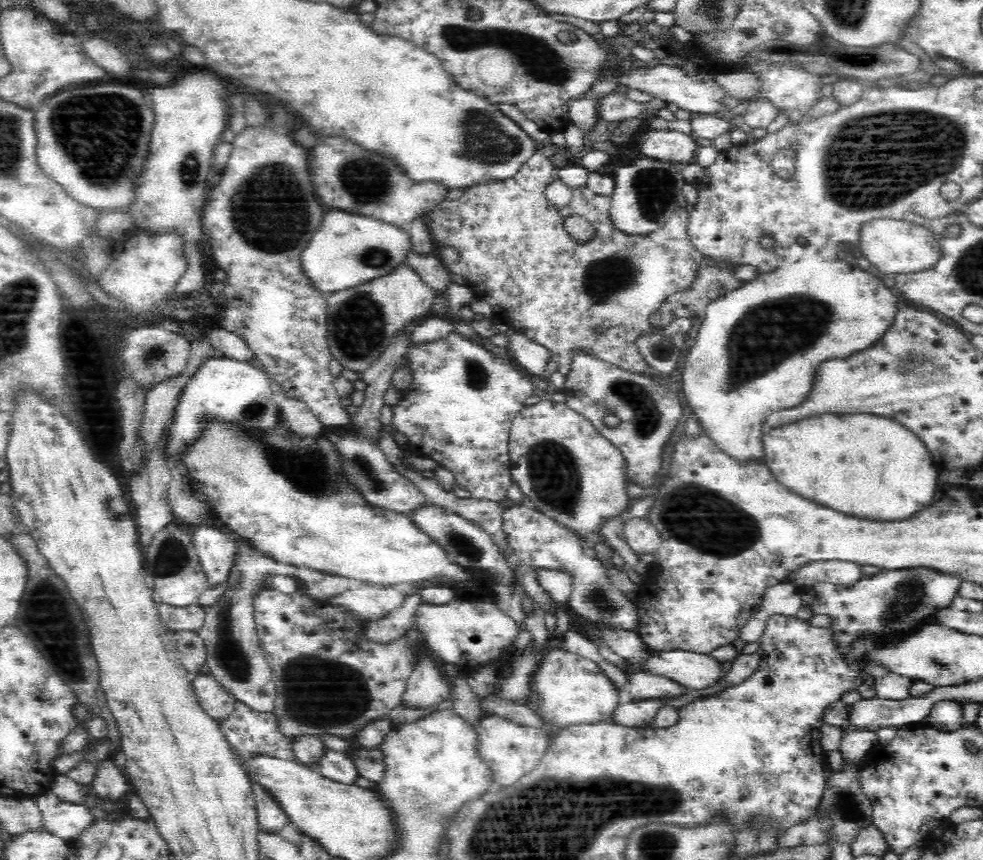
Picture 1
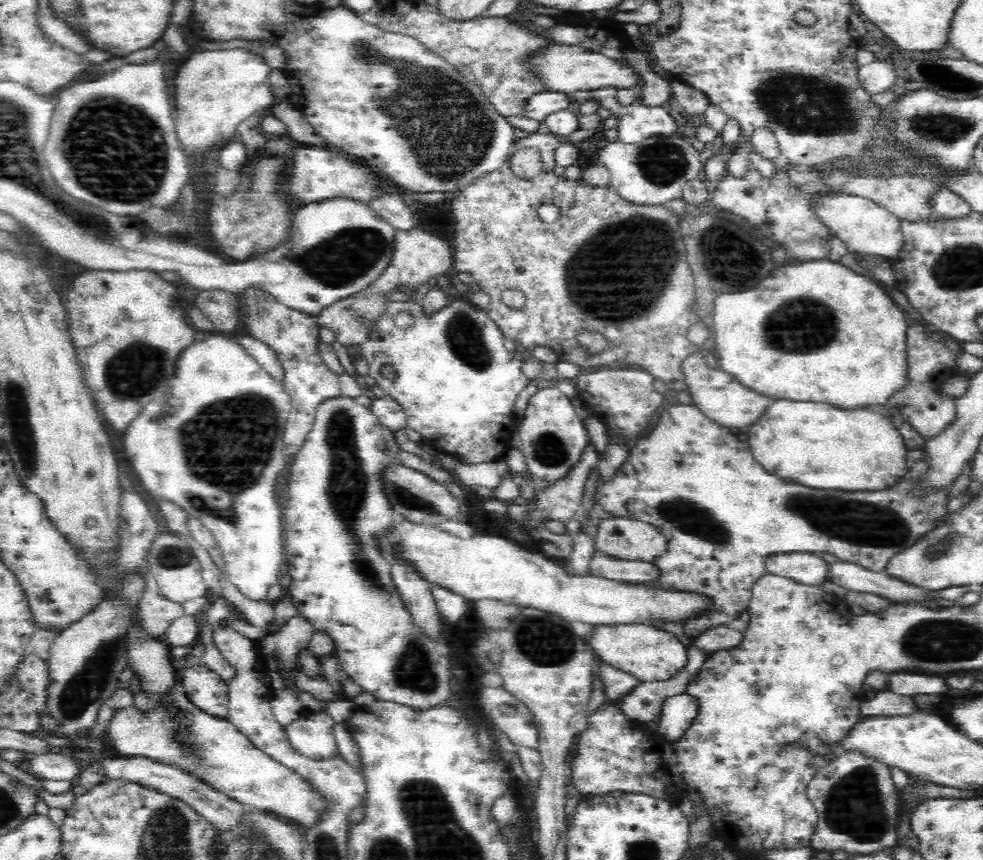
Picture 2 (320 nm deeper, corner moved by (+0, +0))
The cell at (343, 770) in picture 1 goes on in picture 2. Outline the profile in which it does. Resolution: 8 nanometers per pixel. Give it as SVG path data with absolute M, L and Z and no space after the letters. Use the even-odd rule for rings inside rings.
M307 712L296 722L285 726L293 747L316 760L334 760L340 757L333 735L335 720L326 712Z

